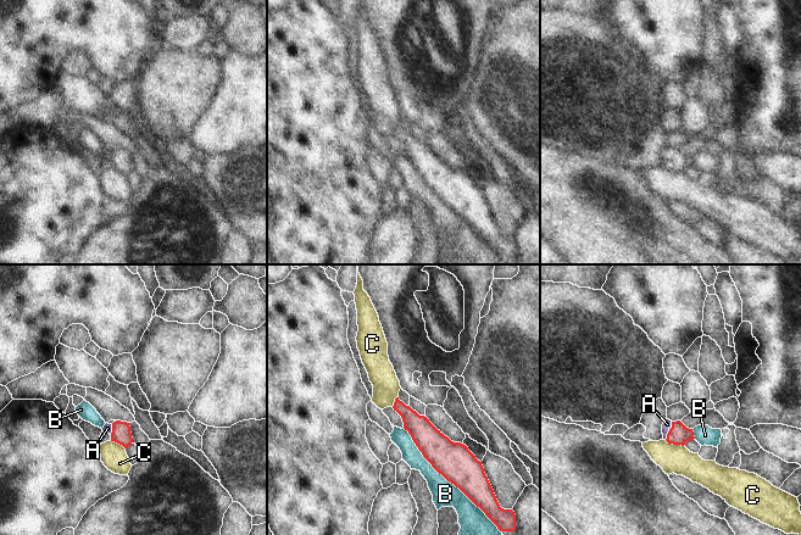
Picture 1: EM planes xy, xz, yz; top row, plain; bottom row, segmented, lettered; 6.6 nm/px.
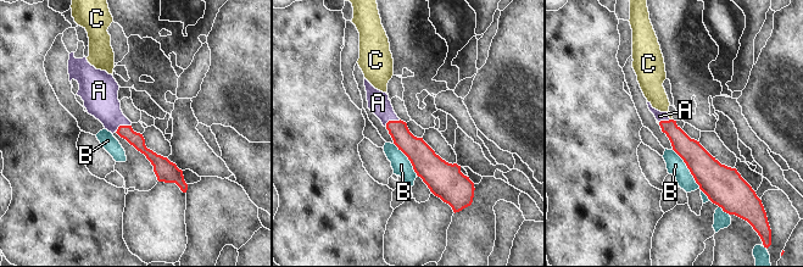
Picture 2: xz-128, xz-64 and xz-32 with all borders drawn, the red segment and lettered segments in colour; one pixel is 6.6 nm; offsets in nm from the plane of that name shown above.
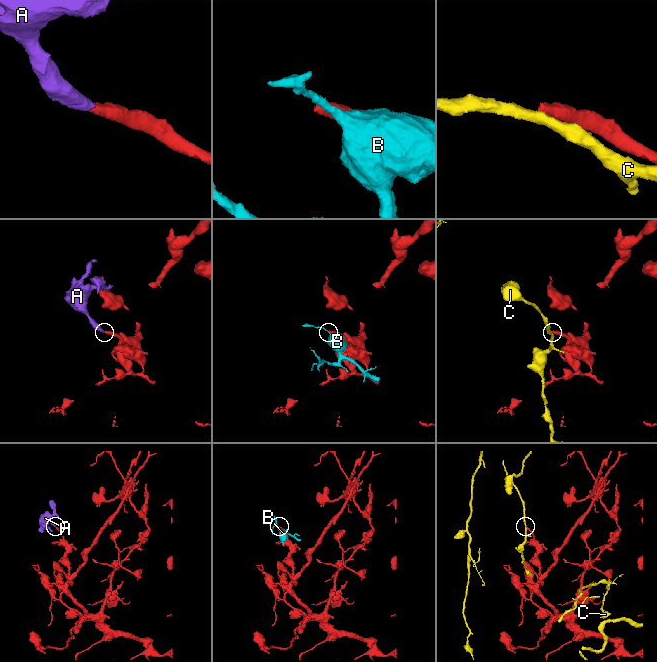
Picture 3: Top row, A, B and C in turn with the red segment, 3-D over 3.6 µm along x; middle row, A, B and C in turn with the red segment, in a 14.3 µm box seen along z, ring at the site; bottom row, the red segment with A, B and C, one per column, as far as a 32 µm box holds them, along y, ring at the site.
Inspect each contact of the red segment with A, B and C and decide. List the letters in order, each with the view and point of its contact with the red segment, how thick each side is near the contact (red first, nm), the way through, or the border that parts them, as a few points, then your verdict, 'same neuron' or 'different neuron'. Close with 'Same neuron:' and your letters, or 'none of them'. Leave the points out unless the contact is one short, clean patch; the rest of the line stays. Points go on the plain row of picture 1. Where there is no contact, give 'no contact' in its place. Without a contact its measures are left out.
A: yz (669, 157) | 140/60 nm | across yz (678, 161), (669, 157), (667, 151) | same neuron
B: xz (449, 207) | 240/160 nm | different neuron
C: yz (674, 171) | 140/190 nm | along yz (665, 167), (683, 173) | different neuron
Same neuron: A

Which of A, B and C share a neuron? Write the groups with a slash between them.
A / B / C

